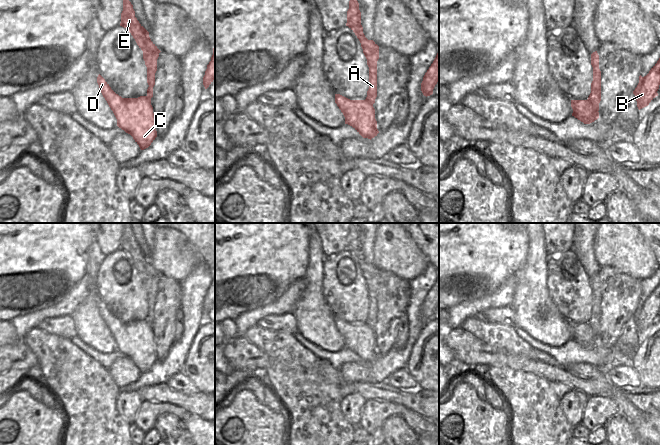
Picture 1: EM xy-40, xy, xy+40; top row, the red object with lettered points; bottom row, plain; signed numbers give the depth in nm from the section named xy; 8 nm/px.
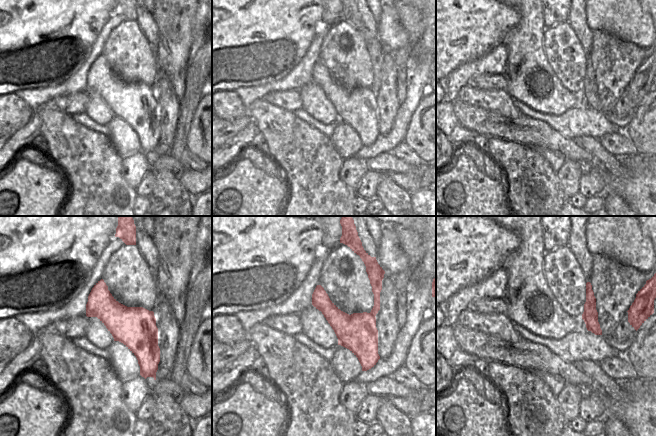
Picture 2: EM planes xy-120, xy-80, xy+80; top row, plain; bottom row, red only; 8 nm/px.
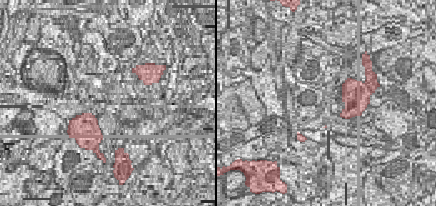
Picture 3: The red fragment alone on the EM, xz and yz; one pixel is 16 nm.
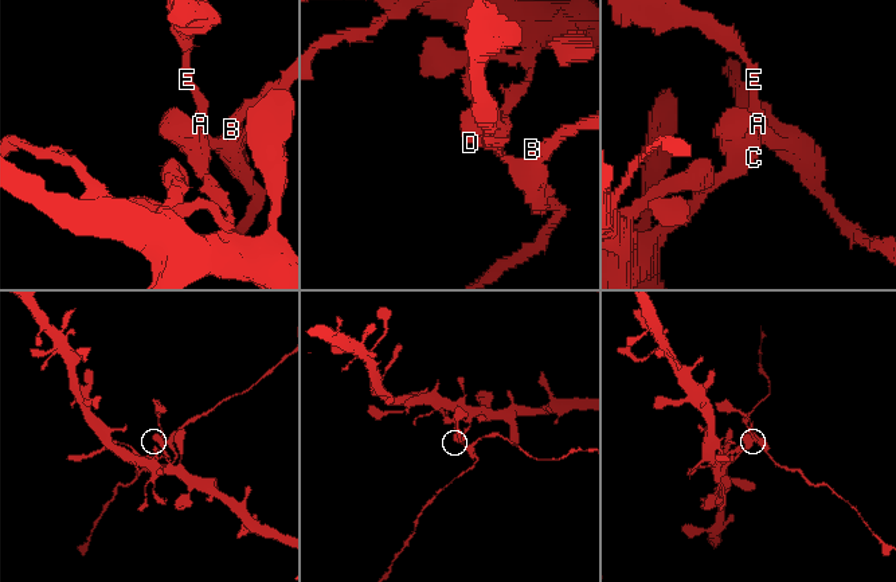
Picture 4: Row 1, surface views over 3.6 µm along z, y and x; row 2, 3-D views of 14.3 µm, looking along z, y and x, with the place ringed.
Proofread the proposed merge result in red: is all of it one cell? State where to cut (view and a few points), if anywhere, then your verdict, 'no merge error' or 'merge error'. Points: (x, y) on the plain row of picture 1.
cut in xy+40 along (587, 323), (597, 335); merge error

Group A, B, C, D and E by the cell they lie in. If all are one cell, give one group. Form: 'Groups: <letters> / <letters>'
Groups: A B E / C D.

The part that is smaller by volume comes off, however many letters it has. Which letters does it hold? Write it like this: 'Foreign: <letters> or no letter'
Foreign: A, B, E

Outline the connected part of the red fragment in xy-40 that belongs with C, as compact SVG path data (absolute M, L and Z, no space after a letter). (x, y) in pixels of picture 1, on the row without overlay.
M100 298L97 307L117 343L117 350L130 358L141 374L148 372L157 361L151 322L122 322L111 313Z

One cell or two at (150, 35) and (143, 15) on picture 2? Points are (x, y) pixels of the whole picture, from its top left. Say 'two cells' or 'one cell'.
one cell

